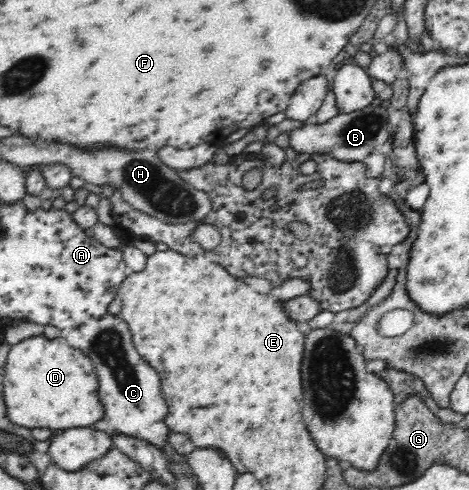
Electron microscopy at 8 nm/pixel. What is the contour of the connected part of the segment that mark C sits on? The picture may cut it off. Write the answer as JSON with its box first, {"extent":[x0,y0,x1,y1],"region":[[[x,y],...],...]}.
{"extent":[60,312,170,449],"region":[[[107,312],[105,316],[91,318],[73,330],[63,330],[60,336],[65,338],[69,346],[81,350],[93,362],[98,376],[98,399],[103,414],[91,427],[109,435],[115,432],[137,435],[157,443],[163,449],[170,429],[165,422],[169,406],[161,390],[161,376],[157,368],[137,352],[129,326],[121,314]]]}

